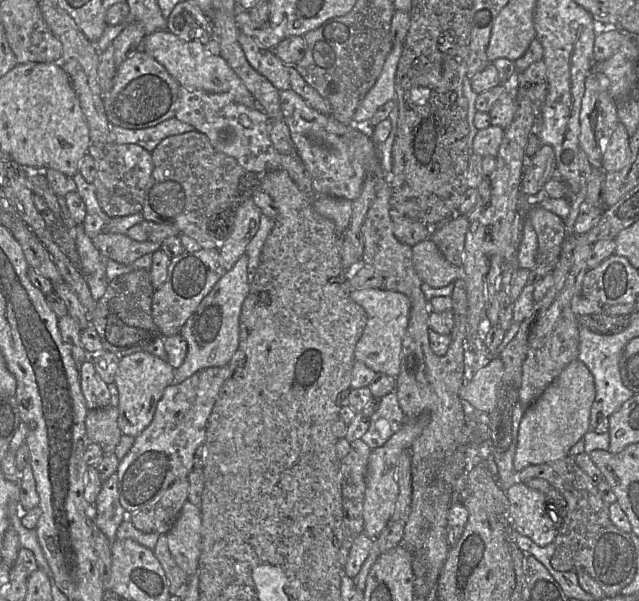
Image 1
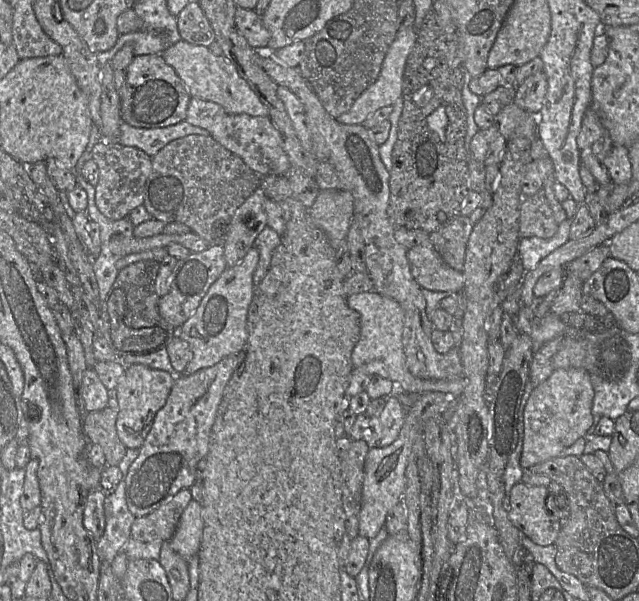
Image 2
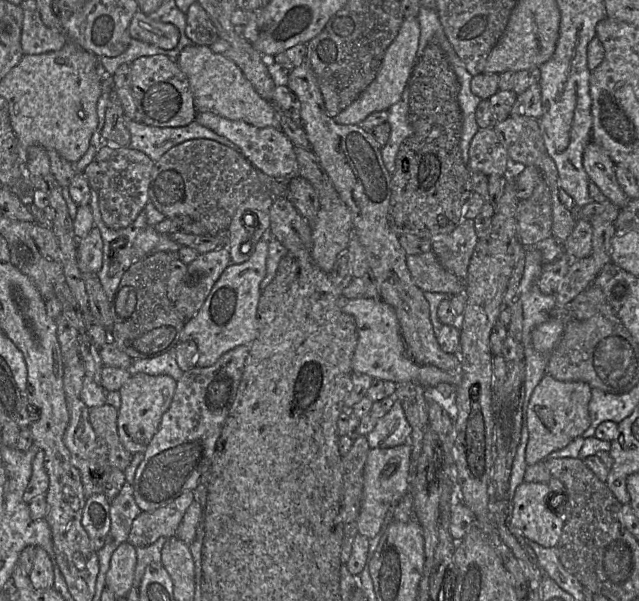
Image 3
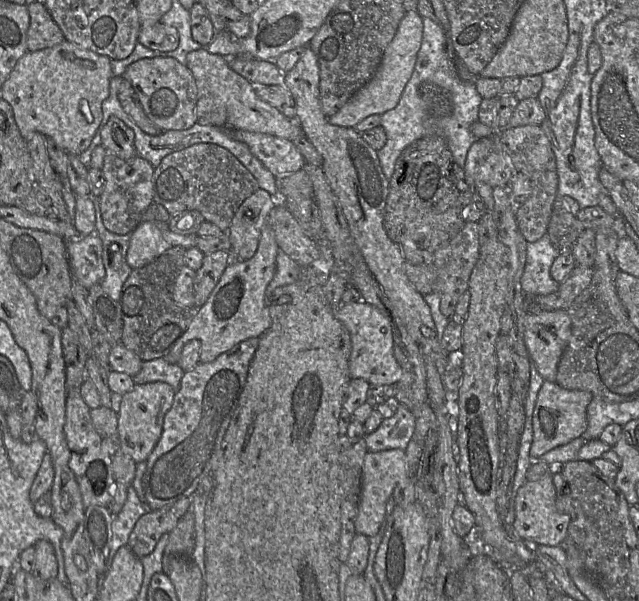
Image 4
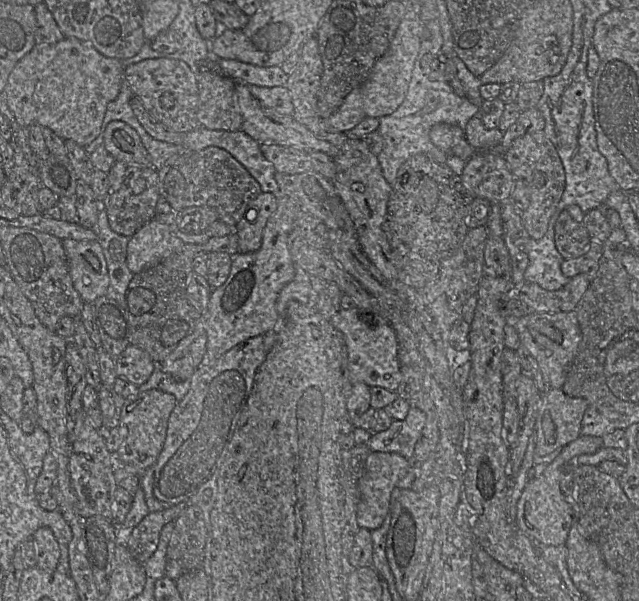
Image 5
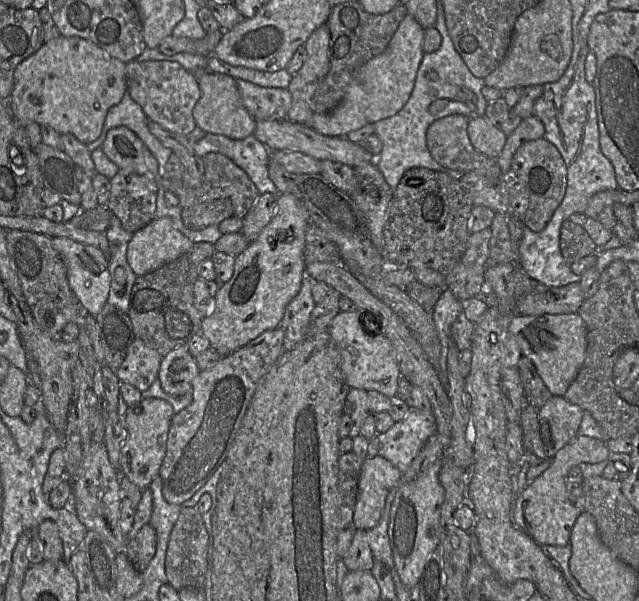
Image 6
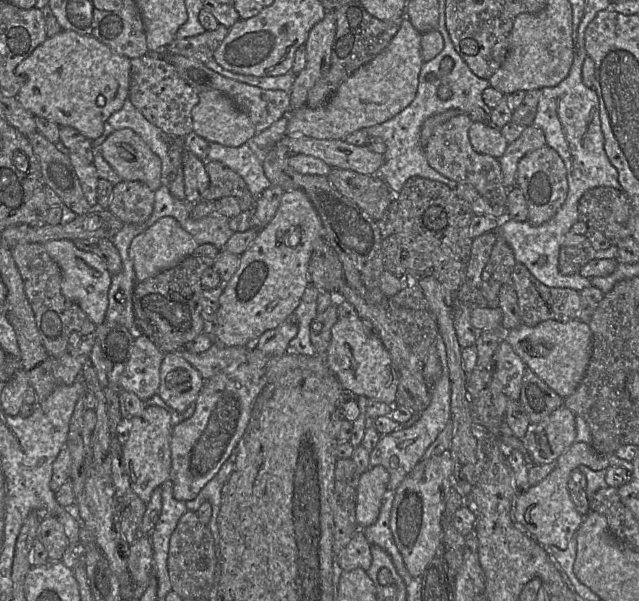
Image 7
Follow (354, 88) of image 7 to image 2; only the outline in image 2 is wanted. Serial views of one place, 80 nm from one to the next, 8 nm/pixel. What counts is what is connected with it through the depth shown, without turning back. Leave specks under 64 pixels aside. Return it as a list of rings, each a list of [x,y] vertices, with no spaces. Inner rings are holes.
[[[414,26],[398,30],[381,66],[376,81],[371,84],[353,103],[350,110],[338,118],[341,124],[362,124],[371,114],[378,109],[394,105],[396,100],[402,96],[403,75],[407,58],[412,51],[417,38],[417,30]]]

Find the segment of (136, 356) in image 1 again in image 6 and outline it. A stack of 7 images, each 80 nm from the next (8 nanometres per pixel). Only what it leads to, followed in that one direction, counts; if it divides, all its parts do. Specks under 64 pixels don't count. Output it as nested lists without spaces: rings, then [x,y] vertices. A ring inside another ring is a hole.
[[[143,398],[137,405],[128,407],[122,417],[127,438],[120,449],[120,470],[141,490],[148,489],[151,482],[159,476],[174,414],[172,405],[166,400]]]

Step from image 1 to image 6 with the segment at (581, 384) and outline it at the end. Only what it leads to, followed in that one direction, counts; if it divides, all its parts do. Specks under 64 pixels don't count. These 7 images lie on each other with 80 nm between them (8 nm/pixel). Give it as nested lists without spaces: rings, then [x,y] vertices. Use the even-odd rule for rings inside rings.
[[[553,395],[546,404],[538,410],[537,428],[532,440],[533,453],[543,459],[554,458],[557,452],[578,436],[584,410],[570,403],[564,396]]]

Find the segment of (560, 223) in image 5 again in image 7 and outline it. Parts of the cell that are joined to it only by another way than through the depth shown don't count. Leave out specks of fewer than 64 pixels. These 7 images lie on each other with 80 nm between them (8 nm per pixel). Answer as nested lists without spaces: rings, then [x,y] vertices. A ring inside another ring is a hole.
[[[568,231],[561,240],[558,269],[563,275],[579,273],[584,265],[595,258],[597,251],[585,235]]]

